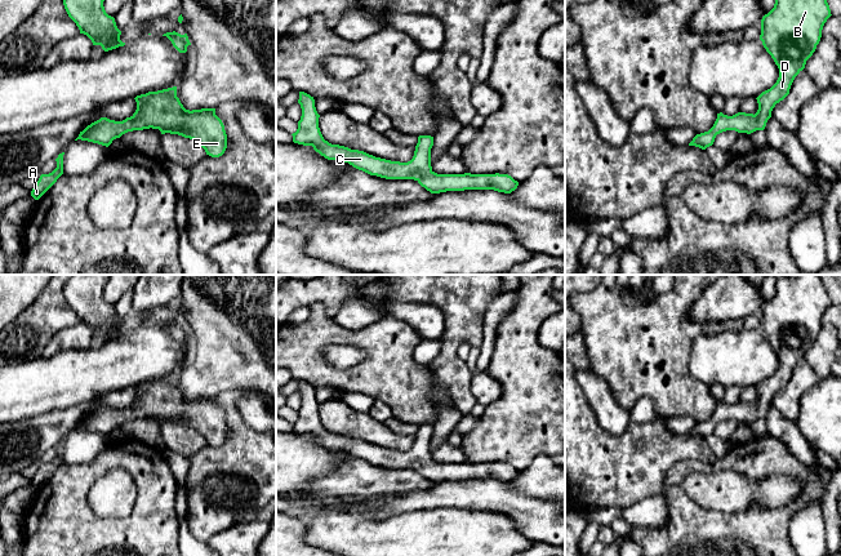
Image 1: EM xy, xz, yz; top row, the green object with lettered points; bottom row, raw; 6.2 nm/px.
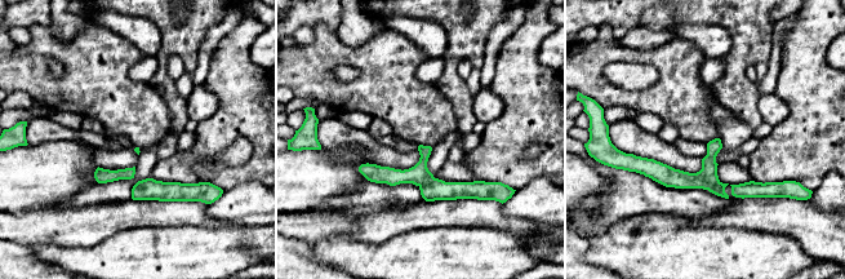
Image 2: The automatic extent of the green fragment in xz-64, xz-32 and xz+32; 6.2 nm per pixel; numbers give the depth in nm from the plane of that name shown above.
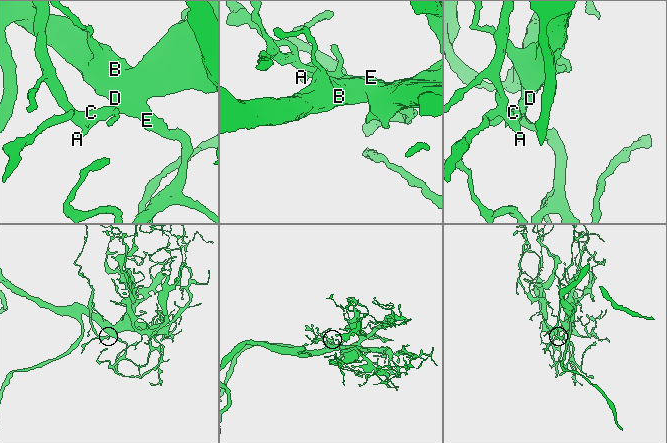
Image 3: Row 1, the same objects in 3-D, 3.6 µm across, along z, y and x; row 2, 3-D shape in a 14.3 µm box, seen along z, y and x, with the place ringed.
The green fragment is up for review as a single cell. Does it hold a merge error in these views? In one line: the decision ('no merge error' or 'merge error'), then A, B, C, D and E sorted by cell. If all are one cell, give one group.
no merge error; A B C D E

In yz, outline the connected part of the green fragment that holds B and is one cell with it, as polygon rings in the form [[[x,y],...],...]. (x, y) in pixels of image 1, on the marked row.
[[[775,0],[774,8],[761,19],[760,40],[779,68],[777,83],[756,98],[758,110],[755,115],[738,112],[727,116],[720,112],[713,126],[708,132],[697,134],[689,146],[706,150],[713,144],[717,134],[726,130],[747,134],[764,130],[767,120],[771,117],[773,108],[789,94],[795,77],[805,68],[806,61],[815,52],[822,37],[823,26],[831,15],[827,0]]]

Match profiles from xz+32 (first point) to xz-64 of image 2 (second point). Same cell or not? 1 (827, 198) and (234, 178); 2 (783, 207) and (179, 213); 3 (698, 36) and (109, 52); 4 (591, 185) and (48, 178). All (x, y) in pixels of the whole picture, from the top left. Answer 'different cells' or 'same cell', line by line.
1: different cells
2: same cell
3: different cells
4: same cell

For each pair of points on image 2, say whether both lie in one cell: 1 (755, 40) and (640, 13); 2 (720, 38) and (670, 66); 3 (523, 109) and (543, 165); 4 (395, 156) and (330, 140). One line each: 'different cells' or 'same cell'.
1: same cell
2: different cells
3: same cell
4: same cell

